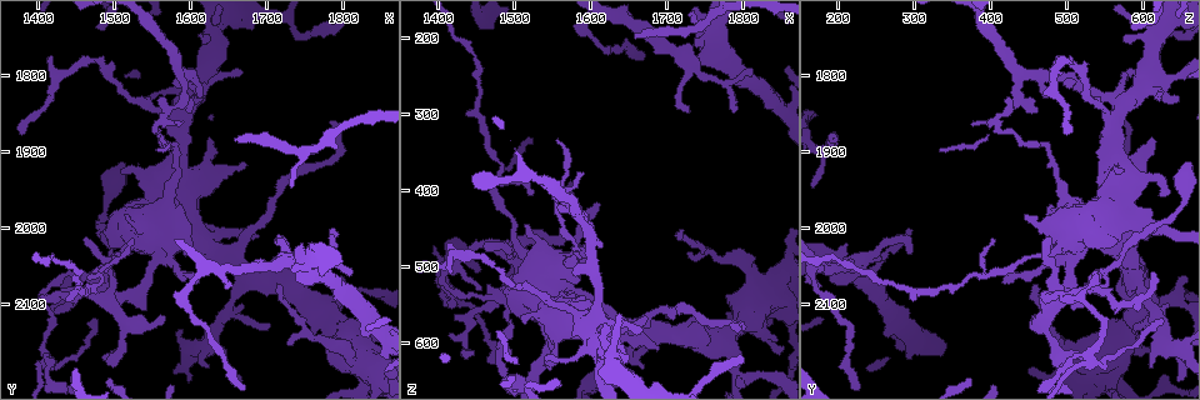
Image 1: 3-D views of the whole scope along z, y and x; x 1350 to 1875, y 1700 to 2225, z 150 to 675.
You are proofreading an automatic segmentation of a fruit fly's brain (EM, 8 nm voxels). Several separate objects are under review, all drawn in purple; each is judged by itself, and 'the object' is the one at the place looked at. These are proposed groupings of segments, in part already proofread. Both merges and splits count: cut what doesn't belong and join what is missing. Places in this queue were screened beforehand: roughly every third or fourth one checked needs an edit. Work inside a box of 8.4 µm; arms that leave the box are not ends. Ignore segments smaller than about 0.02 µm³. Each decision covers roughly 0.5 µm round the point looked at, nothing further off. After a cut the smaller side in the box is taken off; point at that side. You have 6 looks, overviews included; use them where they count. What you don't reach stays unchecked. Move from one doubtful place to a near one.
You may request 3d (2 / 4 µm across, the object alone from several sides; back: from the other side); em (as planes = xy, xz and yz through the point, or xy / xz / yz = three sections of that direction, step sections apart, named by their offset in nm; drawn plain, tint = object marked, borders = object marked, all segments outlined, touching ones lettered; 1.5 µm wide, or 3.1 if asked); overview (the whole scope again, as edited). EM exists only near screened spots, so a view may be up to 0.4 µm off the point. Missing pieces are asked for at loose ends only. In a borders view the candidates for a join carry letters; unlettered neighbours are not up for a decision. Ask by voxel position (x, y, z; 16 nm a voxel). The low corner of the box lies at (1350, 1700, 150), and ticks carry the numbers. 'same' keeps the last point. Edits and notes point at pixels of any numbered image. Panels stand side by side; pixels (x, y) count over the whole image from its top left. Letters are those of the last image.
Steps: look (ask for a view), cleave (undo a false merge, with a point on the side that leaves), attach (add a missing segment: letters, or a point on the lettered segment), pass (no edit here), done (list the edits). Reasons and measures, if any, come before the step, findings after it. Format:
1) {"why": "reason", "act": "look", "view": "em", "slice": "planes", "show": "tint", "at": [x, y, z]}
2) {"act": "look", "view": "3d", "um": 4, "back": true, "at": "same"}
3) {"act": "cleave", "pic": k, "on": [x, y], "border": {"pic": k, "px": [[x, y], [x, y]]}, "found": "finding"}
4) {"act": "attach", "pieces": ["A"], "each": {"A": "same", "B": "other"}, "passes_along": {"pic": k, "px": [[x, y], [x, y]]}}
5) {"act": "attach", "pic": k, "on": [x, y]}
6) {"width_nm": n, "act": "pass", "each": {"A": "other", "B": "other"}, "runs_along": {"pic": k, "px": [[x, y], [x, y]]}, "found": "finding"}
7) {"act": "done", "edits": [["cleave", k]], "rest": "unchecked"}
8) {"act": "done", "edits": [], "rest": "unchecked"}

{"why": "side arm on a straight run", "act": "look", "view": "em", "slice": "planes", "show": "tint", "at": [1595, 1840, 570]}

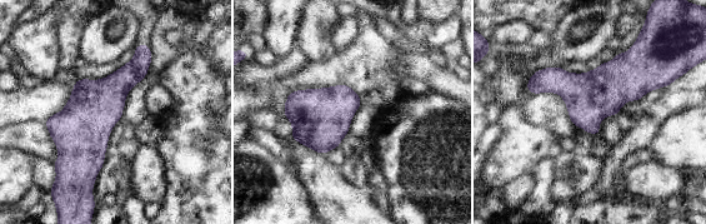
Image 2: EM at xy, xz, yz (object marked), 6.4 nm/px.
{"act": "look", "view": "em", "slice": "planes", "show": "borders", "at": "same"}

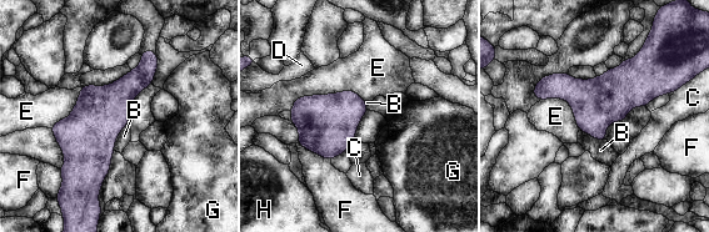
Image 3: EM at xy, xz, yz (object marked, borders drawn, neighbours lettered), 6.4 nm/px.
{"longest_contact_nm": ["E", 480], "act": "pass", "each": {"B": "other", "C": "other", "D": "other", "E": "other", "F": "other", "G": "other", "H": "other"}, "runs_along": {"pic": 3, "px": [[537, 90], [665, 91]]}, "found": "all the same neuron"}

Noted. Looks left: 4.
{"act": "look", "view": "em", "slice": "planes", "show": "borders", "at": [1450, 2055, 610]}

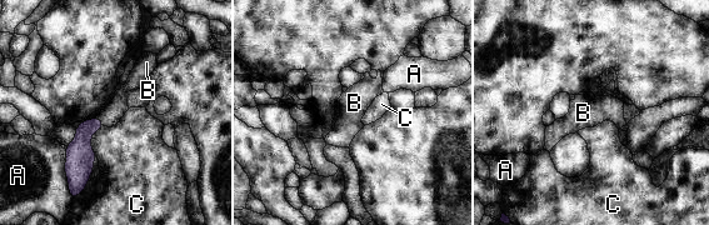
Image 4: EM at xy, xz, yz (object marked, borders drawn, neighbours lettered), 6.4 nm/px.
{"act": "attach", "pieces": ["B"], "each": {"A": "other", "B": "same", "C": "other"}, "found": "the neuron continues"}

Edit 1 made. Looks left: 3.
{"act": "look", "view": "overview"}

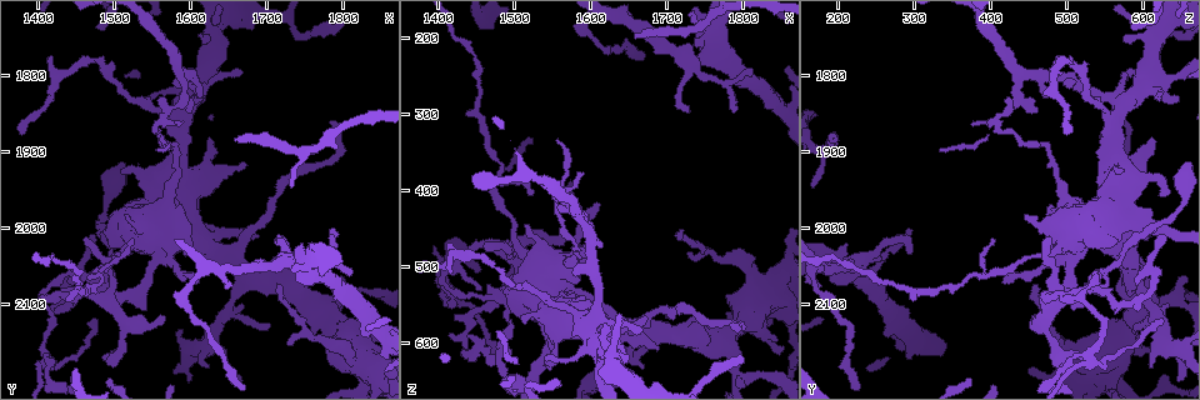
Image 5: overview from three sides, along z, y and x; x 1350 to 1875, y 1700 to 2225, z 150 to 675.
{"why": "branch stops here", "act": "look", "view": "em", "slice": "xy", "step": 8, "show": "tint", "at": [1655, 1885, 195]}

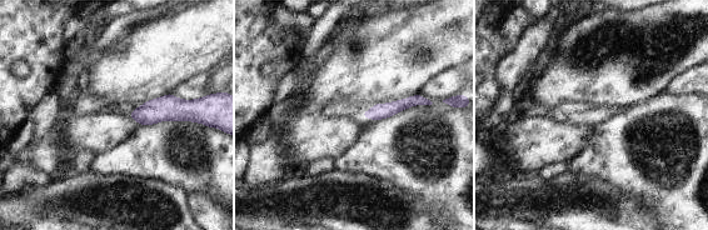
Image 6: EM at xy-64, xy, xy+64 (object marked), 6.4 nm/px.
{"act": "look", "view": "em", "slice": "planes", "show": "borders", "at": "same"}

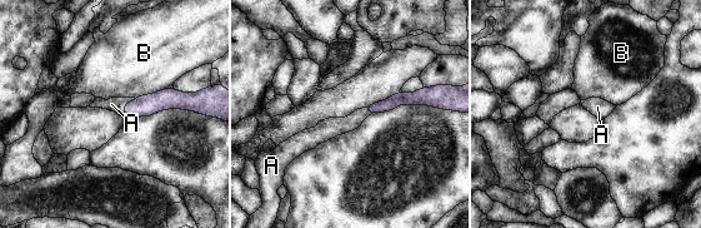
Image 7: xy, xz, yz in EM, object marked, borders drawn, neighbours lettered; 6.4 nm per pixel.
{"act": "attach", "pieces": ["A"], "each": {"A": "same", "B": "other"}, "passes_along": {"pic": 7, "px": [[145, 105], [125, 105], [111, 104]]}, "found": "the neuron continues"}

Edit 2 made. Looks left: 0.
{"act": "done", "edits": [["attach", 4], ["attach", 7]], "rest": "unchecked"}

